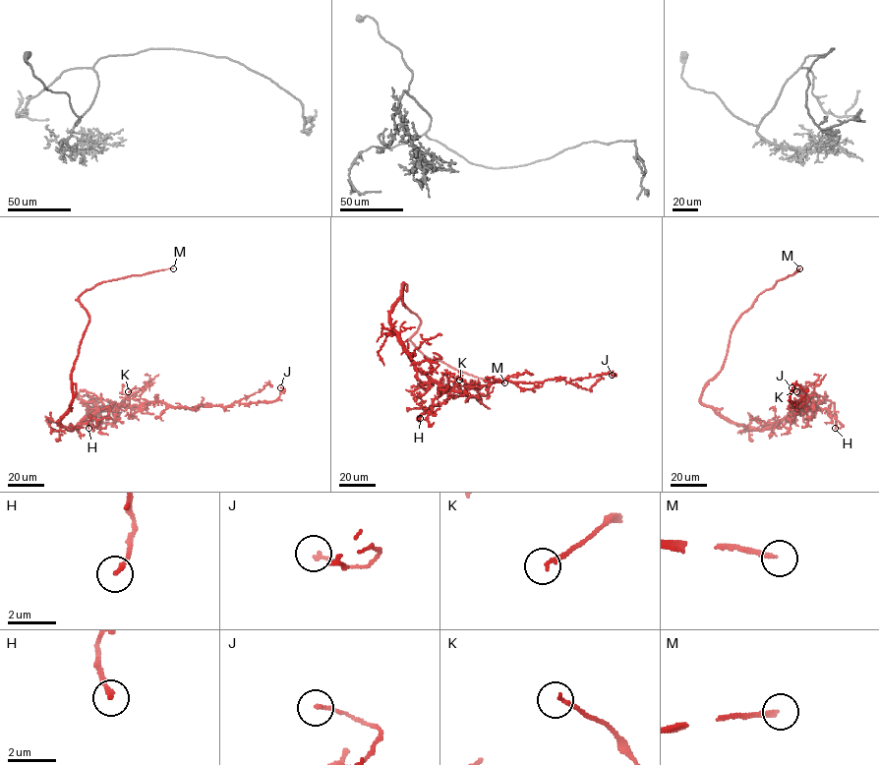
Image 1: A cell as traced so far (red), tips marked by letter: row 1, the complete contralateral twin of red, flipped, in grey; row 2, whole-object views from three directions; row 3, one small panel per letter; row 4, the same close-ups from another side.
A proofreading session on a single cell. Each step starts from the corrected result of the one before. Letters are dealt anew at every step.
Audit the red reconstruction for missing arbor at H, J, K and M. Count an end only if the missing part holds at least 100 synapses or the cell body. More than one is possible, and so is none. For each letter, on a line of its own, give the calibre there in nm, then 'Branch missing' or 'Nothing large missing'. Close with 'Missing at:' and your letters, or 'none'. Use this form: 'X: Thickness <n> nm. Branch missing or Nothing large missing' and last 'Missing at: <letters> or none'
H: Thickness 190 nm. Nothing large missing
J: Thickness 140 nm. Nothing large missing
K: Thickness 150 nm. Nothing large missing
M: Thickness 160 nm. Branch missing
Missing at: M

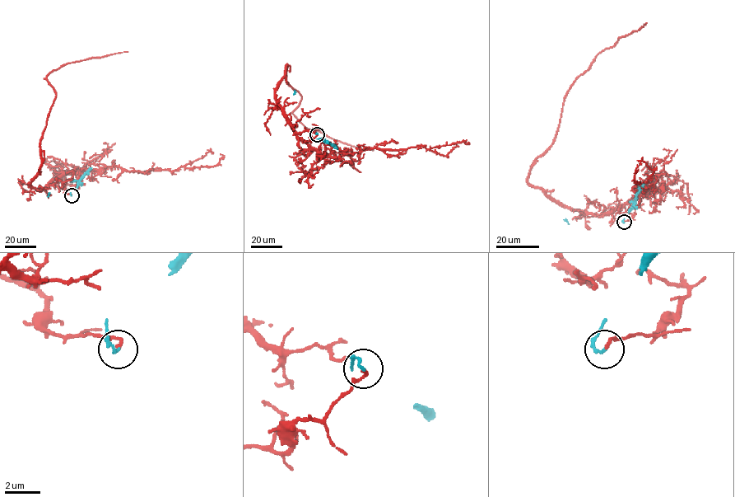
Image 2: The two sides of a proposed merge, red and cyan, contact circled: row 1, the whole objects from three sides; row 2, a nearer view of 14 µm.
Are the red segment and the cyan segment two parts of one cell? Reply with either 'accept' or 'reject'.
reject

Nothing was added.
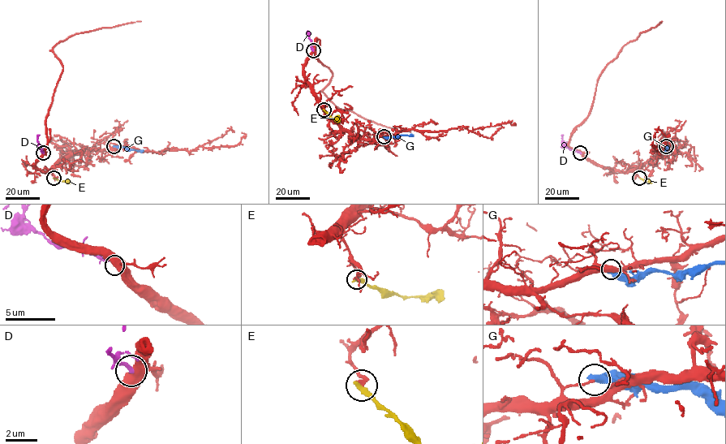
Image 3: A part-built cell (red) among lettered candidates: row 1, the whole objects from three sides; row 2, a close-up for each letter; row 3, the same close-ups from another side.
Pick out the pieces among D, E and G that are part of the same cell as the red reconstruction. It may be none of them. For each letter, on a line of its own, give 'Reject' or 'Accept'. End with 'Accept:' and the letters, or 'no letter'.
D: Reject
E: Reject
G: Reject
Accept: no letter

